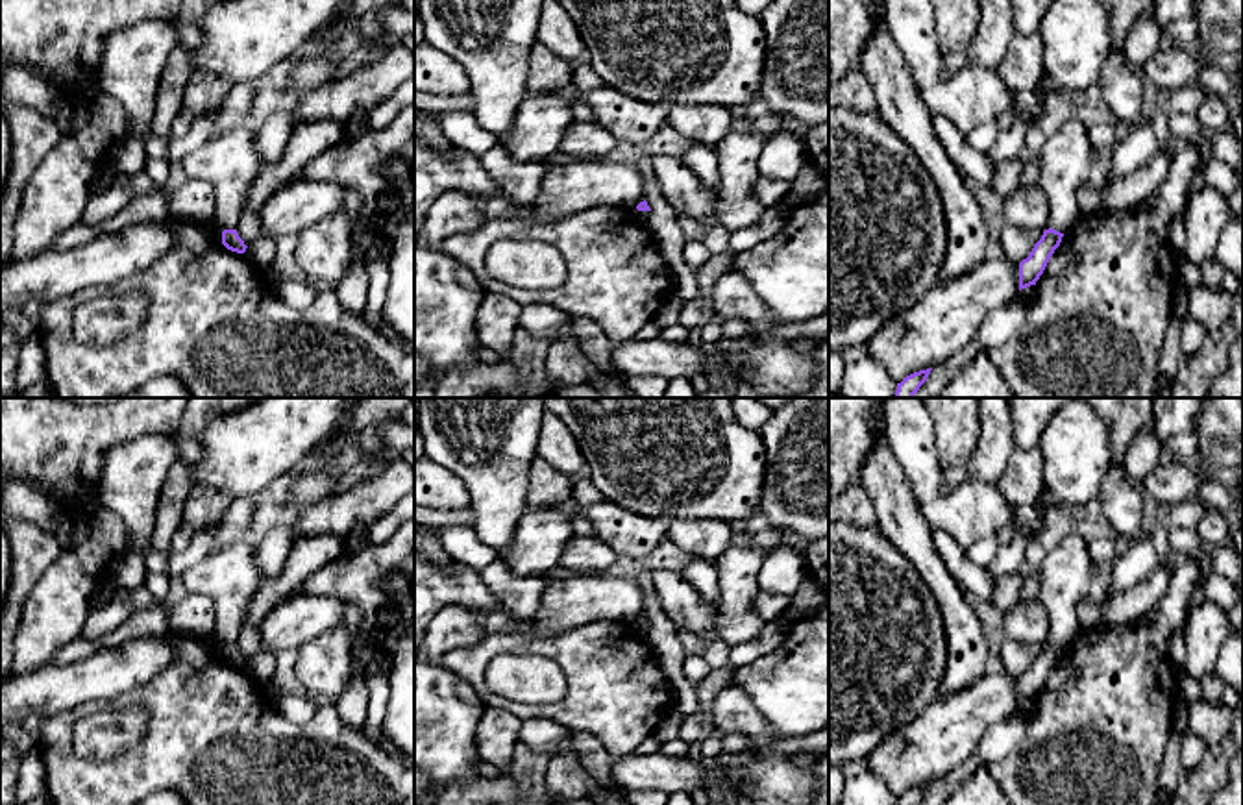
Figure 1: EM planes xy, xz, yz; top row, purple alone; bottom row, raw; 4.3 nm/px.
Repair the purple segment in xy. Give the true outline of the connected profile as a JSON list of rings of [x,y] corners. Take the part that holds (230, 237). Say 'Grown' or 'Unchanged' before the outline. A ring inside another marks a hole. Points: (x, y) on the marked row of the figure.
Grown. [[[248,130],[216,133],[181,159],[189,180],[202,180],[213,187],[222,244],[237,254],[244,254],[248,248],[235,228],[246,211],[246,191],[261,167],[263,159],[257,155],[253,133]]]

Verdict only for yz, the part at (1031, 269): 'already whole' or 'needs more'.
needs more

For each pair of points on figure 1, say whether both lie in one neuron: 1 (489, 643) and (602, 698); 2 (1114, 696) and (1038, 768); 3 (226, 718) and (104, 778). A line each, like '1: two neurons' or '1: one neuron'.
1: one neuron
2: one neuron
3: one neuron

